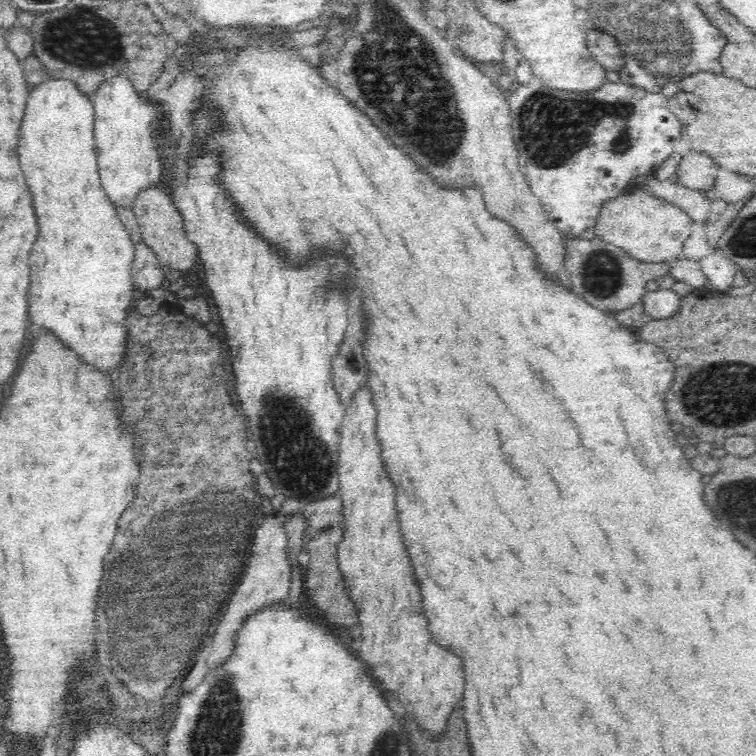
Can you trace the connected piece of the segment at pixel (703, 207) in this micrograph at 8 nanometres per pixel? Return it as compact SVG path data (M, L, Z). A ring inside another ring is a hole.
M648 175L638 180L639 189L660 198L671 205L686 210L694 223L705 223L710 216L712 200L700 194L700 191L680 185L678 182L666 179L660 181L655 176Z

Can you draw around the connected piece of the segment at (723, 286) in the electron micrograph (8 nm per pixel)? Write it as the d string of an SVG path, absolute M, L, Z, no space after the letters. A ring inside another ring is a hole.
M716 250L699 261L704 274L711 280L716 291L727 293L732 288L734 278L736 278L736 271L740 270L732 261Z

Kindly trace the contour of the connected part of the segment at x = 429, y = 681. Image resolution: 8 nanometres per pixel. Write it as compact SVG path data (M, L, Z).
M362 388L356 394L345 414L340 430L342 436L337 470L344 526L336 551L336 570L340 573L341 582L346 584L344 590L348 590L348 596L358 608L358 622L362 626L362 644L358 656L364 664L368 664L378 684L384 690L394 692L404 710L412 712L408 718L420 728L420 732L428 732L438 740L448 734L448 718L464 696L464 674L460 672L460 660L456 660L456 656L444 652L444 648L428 648L434 644L428 640L428 632L424 632L424 616L420 616L420 592L416 592L416 582L412 580L410 572L412 568L408 568L408 556L404 556L400 528L396 528L392 484L376 452L376 410L372 408L368 388Z

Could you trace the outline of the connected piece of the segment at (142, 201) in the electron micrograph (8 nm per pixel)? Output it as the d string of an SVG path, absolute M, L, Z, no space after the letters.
M160 187L142 191L133 204L134 217L138 221L141 242L150 248L159 259L159 265L166 272L178 270L178 272L188 272L194 268L197 260L196 245L188 241L184 234L184 223L172 196L168 191Z

